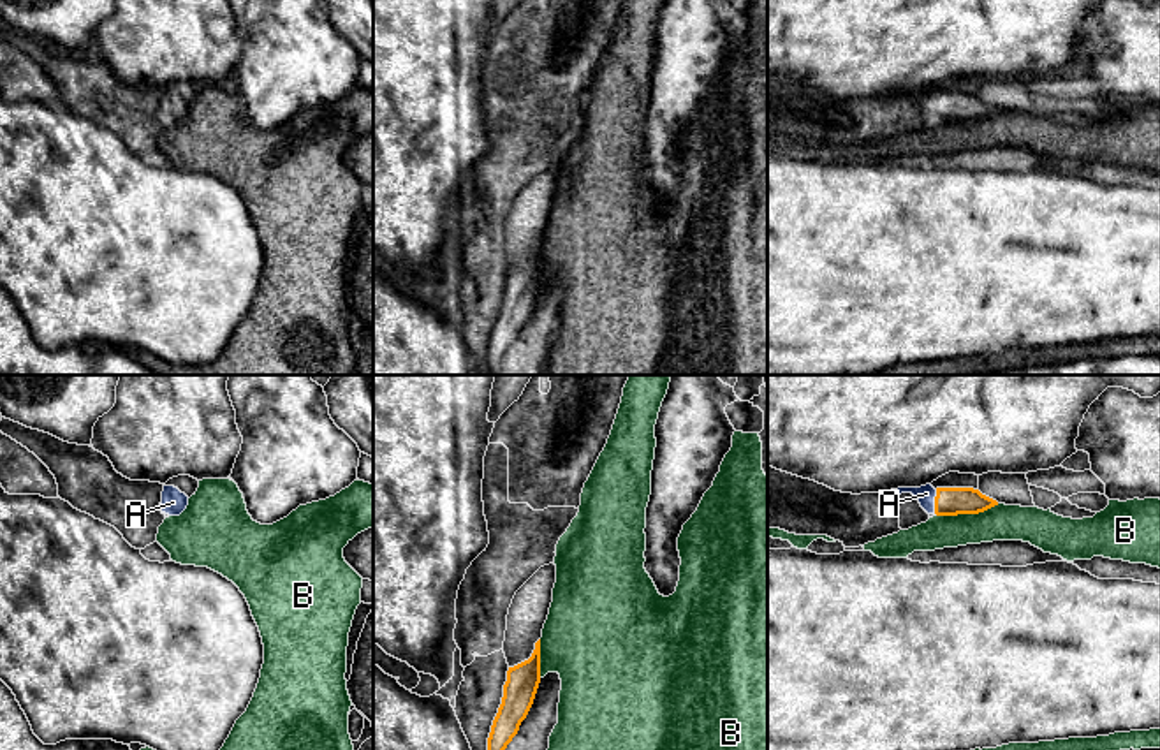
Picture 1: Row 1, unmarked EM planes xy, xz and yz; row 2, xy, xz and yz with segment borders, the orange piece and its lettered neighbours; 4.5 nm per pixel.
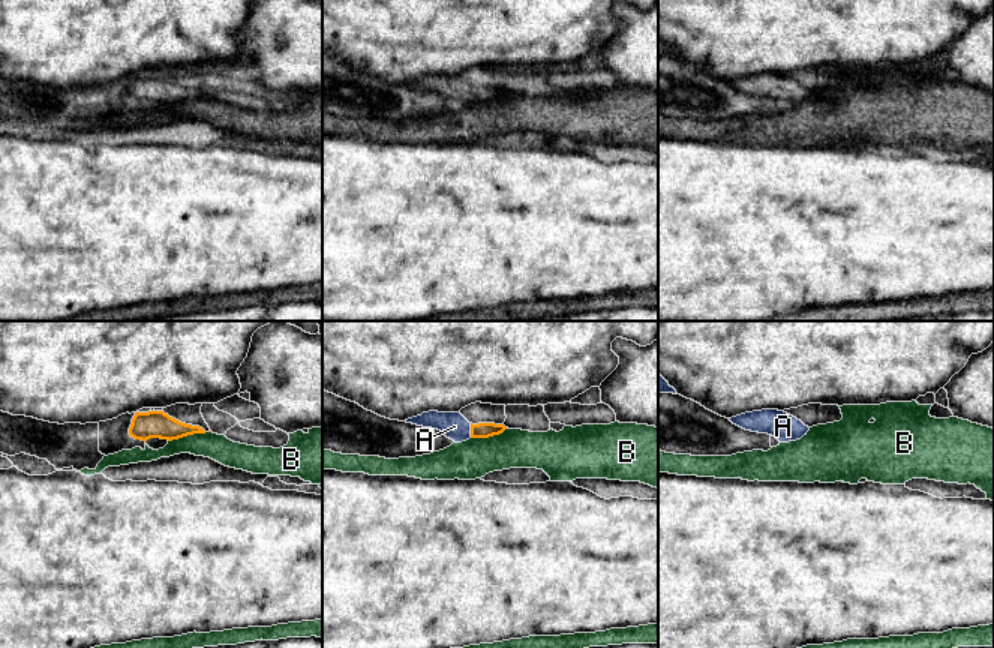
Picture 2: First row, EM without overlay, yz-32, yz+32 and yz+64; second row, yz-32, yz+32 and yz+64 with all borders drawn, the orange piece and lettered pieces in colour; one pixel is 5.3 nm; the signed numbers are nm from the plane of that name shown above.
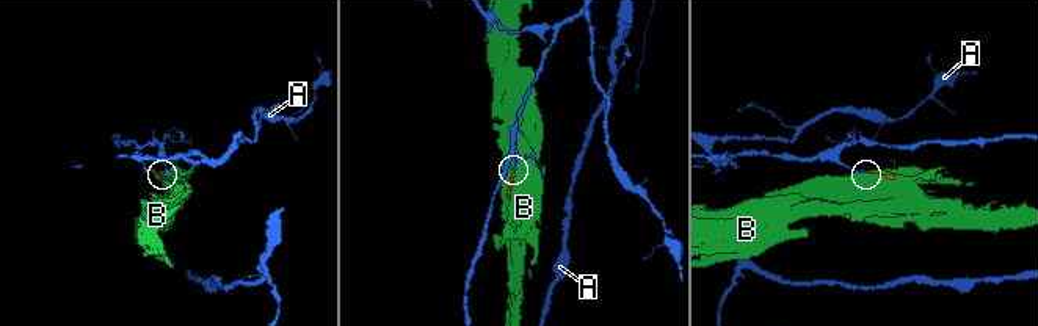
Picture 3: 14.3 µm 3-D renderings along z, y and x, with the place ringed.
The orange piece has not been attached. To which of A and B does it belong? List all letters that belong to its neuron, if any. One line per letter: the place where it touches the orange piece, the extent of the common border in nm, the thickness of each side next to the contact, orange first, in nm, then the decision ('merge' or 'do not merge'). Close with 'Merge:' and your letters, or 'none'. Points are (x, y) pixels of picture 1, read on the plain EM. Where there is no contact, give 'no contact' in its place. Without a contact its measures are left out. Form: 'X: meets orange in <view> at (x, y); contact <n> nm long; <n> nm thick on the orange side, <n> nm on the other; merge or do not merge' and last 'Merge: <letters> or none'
A: meets orange in yz at (935, 108); contact 110 nm long; 130 nm thick on the orange side, 80 nm on the other; merge
B: meets orange in yz at (967, 118); contact 300 nm long; 130 nm thick on the orange side, 160 nm on the other; do not merge
Merge: A

